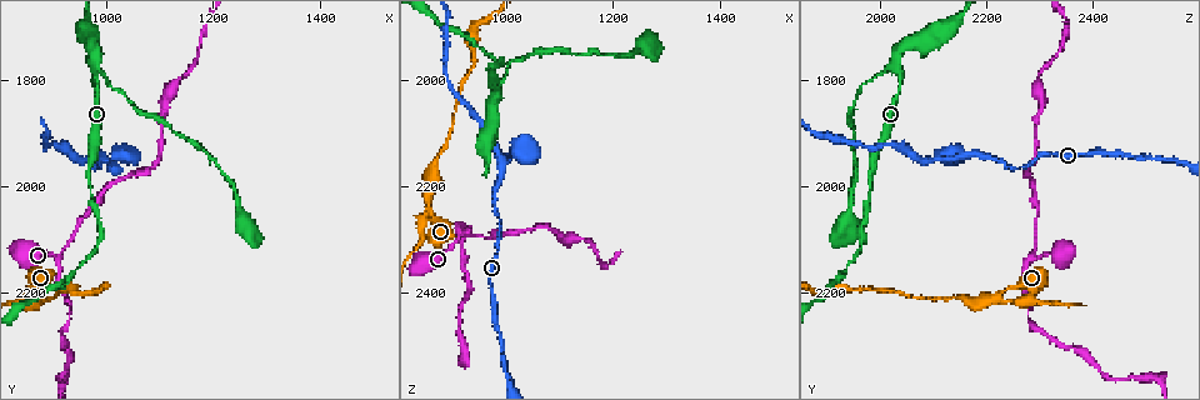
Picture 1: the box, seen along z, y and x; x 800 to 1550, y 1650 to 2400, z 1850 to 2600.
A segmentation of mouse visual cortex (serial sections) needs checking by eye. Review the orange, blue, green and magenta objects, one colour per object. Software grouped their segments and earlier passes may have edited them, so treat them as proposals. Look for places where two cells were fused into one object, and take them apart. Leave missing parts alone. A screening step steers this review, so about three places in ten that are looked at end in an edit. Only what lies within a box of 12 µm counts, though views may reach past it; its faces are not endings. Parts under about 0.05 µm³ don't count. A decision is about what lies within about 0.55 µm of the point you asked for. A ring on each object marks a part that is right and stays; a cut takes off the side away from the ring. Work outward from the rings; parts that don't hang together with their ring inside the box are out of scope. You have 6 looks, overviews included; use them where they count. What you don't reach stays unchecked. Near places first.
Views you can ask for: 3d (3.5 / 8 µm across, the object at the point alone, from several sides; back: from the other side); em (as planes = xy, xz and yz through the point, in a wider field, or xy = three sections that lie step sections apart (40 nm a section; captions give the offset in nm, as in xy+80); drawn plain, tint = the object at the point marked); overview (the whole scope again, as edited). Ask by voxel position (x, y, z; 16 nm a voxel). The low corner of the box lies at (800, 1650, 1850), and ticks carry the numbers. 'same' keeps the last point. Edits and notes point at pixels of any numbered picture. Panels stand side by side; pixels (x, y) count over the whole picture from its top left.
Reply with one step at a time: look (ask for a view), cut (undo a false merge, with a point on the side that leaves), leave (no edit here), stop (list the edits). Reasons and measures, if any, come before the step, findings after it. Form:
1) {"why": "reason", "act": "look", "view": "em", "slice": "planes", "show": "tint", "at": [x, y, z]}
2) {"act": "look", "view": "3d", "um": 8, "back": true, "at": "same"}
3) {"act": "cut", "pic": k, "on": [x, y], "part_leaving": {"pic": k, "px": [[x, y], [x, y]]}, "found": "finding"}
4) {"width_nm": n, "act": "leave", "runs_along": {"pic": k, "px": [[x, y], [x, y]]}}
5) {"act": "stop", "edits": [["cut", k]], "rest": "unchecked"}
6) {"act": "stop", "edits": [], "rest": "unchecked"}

{"act": "look", "view": "em", "slice": "xy", "step": 2, "show": "tint", "at": [910, 2130, 2290]}

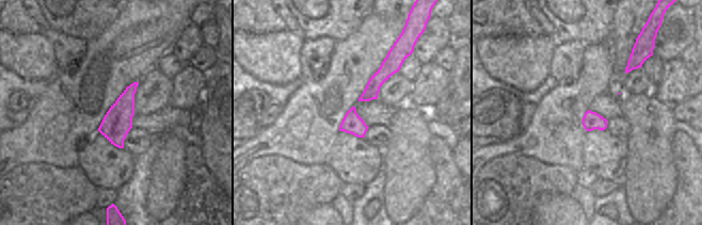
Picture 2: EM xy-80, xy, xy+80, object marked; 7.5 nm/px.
{"why": "see where the arms go", "act": "look", "view": "3d", "um": 3.5, "at": "same"}

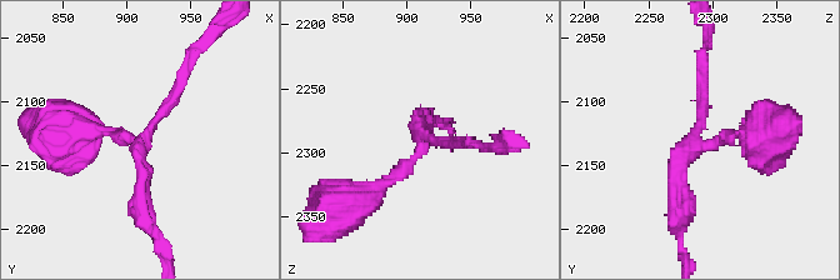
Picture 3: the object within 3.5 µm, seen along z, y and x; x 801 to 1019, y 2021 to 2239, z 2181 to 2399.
{"arm_widths_nm": [150, 150, 200], "act": "leave", "runs_along": {"pic": 3, "px": [[89, 134], [139, 145], [185, 73]]}, "found": "one cell here"}

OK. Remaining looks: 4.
{"why": "a narrow waist", "act": "look", "view": "3d", "um": 3.5, "at": [855, 2205, 2220]}

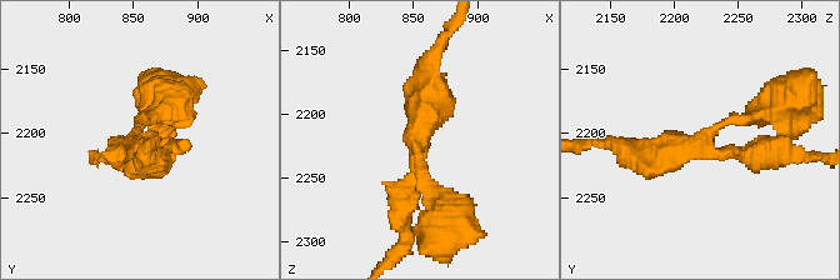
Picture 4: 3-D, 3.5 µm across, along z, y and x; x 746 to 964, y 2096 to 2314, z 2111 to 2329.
{"arms": 3, "arm_widths_nm": [200, 300, 400], "why": "need the tissue", "act": "look", "view": "em", "slice": "xy", "step": 1, "show": "tint", "at": [850, 2206, 2222]}

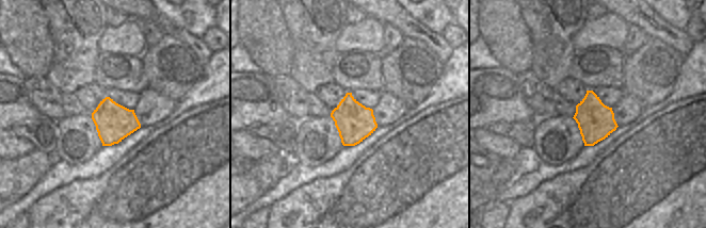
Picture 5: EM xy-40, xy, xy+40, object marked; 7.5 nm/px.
{"act": "leave", "runs_along": {"pic": 4, "px": [[765, 106], [714, 126], [701, 145], [628, 153]]}, "found": "one cell here"}

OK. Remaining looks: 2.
{"act": "look", "view": "3d", "um": 3.5, "at": [985, 1775, 2025]}

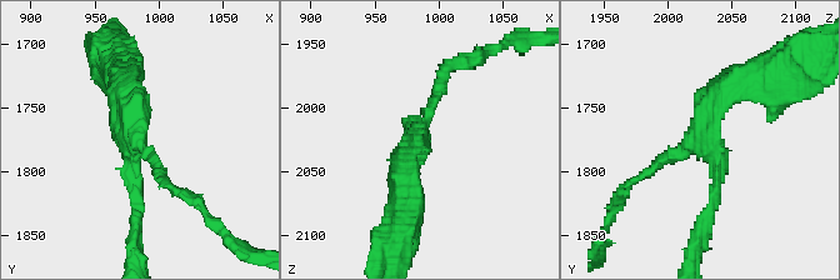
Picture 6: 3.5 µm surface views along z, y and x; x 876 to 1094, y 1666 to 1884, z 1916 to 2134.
{"arms": 3, "arm_widths_nm": [150, 150, 200], "why": "now the EM", "act": "look", "view": "em", "slice": "xy", "step": 5, "show": "tint", "at": [984, 1778, 2028]}

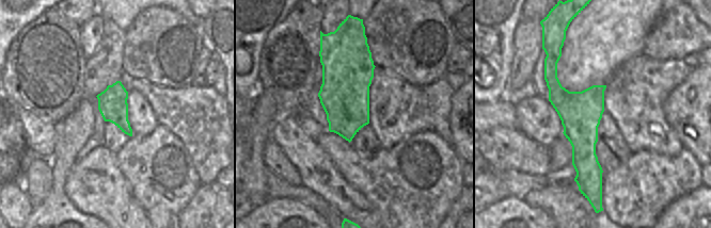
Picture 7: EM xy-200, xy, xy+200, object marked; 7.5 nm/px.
{"act": "leave", "found": "all the same cell"}

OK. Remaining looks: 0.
{"act": "stop", "edits": [], "rest": "unchecked"}

